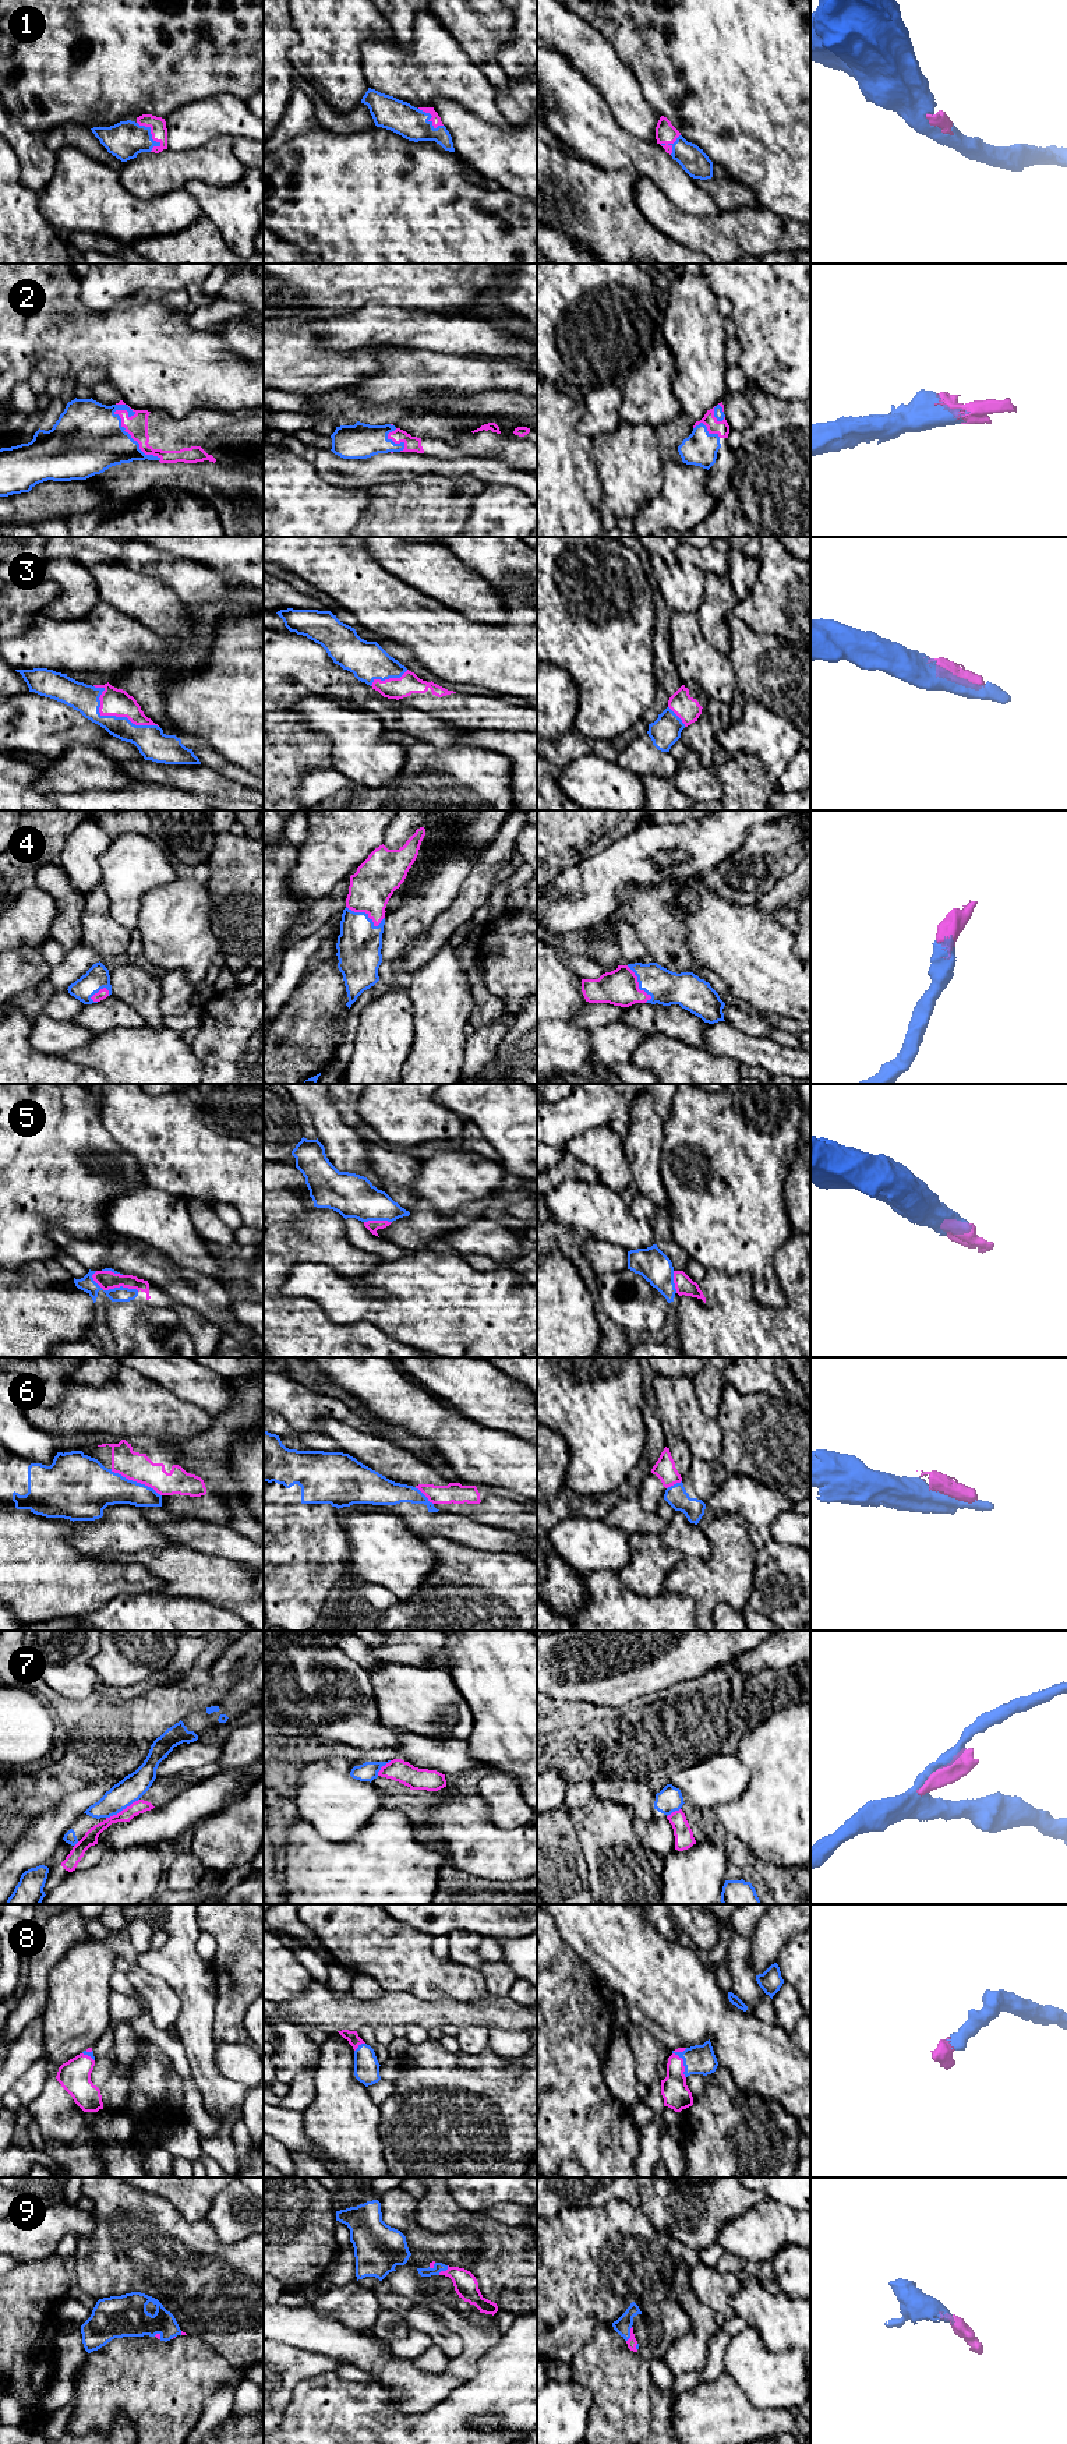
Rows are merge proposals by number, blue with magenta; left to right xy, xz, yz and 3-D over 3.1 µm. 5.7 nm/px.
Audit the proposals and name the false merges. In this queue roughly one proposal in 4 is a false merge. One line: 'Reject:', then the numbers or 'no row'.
Reject: 6, 7

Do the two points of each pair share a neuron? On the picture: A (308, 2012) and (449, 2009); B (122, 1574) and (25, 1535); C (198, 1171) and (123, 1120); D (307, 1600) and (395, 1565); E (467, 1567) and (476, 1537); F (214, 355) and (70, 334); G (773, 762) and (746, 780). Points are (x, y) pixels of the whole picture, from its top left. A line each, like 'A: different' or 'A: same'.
A: same
B: same
C: same
D: different
E: different
F: same
G: different

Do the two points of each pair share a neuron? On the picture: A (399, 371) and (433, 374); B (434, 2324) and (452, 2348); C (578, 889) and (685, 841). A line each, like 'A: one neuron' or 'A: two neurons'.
A: one neuron
B: one neuron
C: one neuron

